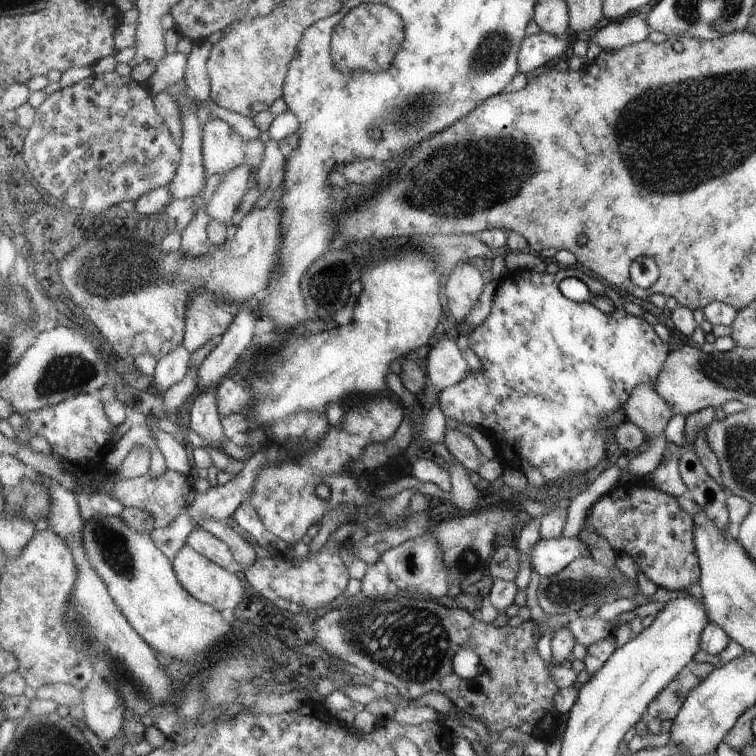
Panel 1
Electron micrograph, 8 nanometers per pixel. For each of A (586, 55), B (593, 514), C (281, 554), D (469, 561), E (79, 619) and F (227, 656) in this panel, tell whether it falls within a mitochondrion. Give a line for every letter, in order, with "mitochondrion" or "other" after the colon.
A: other
B: other
C: other
D: mitochondrion
E: mitochondrion
F: mitochondrion

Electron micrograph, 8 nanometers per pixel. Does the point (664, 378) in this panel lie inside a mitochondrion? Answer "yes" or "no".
no

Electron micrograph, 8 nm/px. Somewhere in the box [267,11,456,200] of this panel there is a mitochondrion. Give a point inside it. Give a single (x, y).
(424, 105)

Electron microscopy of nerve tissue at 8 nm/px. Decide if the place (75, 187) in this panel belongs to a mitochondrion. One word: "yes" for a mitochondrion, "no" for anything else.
no

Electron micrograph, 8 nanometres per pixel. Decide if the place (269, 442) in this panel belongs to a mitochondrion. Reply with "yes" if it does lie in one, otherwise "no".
no

